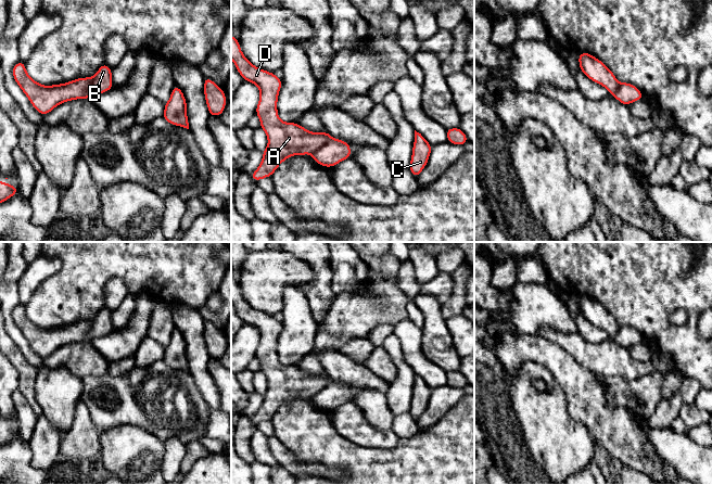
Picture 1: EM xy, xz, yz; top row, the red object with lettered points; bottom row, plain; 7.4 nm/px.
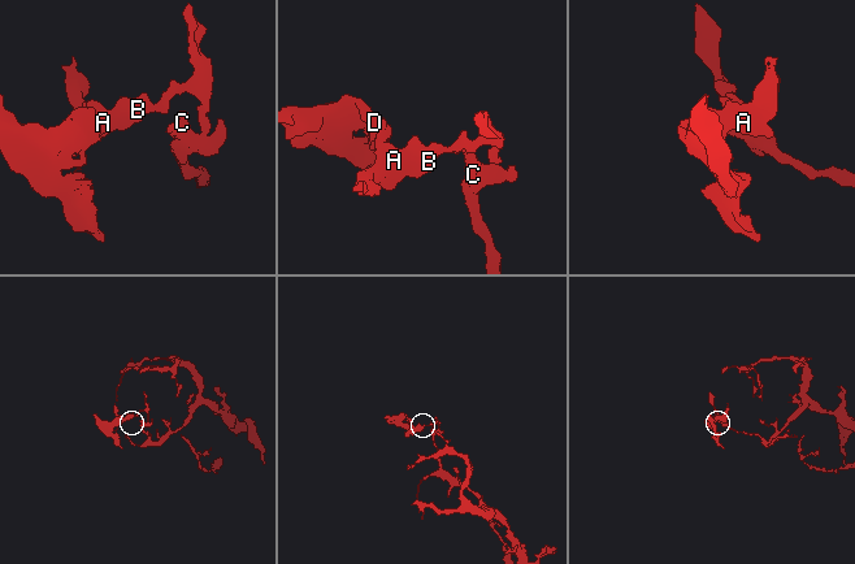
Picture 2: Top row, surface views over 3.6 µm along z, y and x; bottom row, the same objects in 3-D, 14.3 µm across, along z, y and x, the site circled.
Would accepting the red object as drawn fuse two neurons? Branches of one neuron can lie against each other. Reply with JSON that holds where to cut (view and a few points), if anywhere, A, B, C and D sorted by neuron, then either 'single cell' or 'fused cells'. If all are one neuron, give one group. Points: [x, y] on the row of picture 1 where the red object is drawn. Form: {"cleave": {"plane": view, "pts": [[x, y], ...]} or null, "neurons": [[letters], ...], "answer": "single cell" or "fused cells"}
{"cleave": {"plane": "xy", "pts": [[93, 77], [92, 85], [84, 97]]}, "neurons": [["A", "D"], ["B", "C"]], "answer": "fused cells"}

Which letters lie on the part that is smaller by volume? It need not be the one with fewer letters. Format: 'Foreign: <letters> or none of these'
Foreign: A, D

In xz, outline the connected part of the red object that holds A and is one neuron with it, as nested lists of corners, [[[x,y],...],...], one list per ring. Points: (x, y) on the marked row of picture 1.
[[[231,35],[231,60],[244,80],[255,84],[260,92],[256,115],[268,139],[258,168],[251,175],[254,181],[271,177],[279,165],[292,155],[313,154],[330,139],[329,132],[312,132],[297,123],[284,123],[278,116],[278,94],[281,79],[274,73],[254,66],[242,53],[239,40]]]

